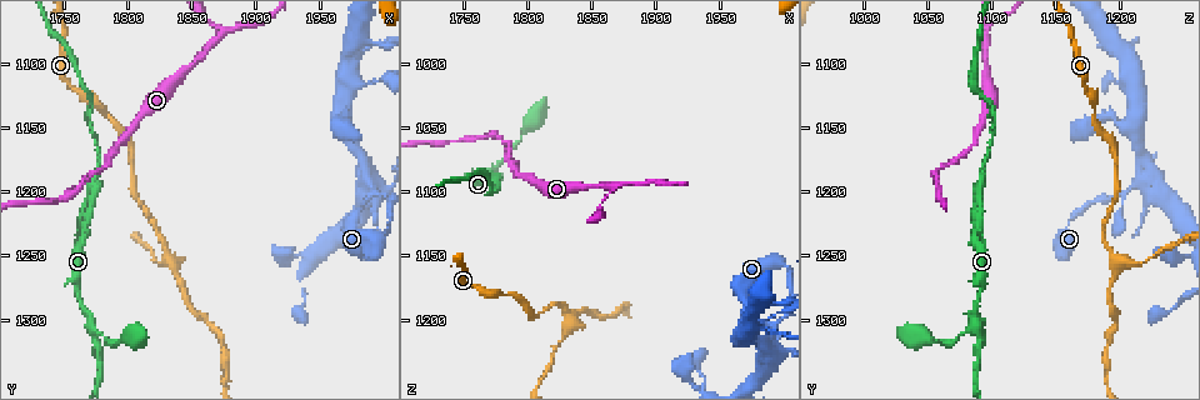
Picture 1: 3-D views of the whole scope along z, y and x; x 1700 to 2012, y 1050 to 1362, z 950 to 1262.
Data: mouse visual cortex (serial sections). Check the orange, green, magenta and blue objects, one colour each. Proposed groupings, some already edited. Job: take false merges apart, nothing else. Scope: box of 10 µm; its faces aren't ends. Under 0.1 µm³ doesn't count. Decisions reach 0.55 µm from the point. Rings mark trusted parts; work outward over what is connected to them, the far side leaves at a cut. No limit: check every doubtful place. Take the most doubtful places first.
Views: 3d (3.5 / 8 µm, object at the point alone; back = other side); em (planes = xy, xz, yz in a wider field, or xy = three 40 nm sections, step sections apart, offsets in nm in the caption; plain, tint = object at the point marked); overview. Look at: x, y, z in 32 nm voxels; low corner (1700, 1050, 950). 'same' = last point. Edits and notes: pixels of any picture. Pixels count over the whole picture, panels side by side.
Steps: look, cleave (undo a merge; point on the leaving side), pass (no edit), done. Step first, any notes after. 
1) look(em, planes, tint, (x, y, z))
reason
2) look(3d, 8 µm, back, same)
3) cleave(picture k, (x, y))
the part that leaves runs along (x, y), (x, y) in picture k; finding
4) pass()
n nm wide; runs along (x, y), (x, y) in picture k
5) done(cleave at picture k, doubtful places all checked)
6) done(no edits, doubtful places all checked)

look(3d, 3.5 µm, back, (1872, 1078, 1096))
side arm on a straight run

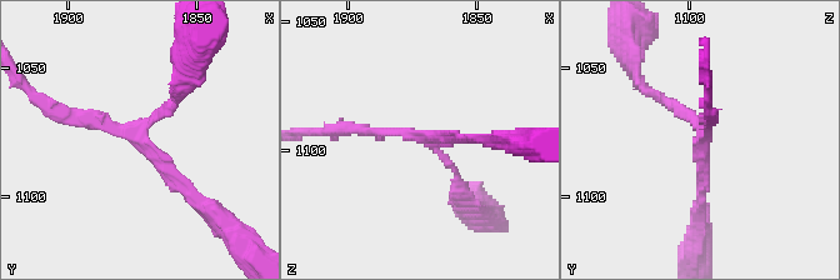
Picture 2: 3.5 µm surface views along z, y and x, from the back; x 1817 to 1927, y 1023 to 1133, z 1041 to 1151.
look(em, planes, tint, (1874, 1077, 1095))

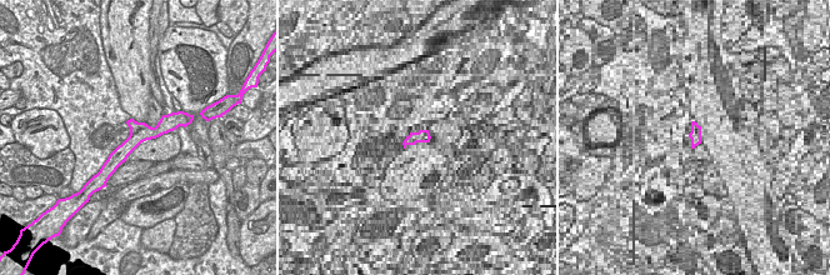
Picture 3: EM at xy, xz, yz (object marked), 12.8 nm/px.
pass()
260 nm wide; runs along (171, 119), (141, 133), (108, 164) in picture 3; one cell here

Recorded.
look(3d, 3.5 µm, (1772, 1306, 1084))
branch point

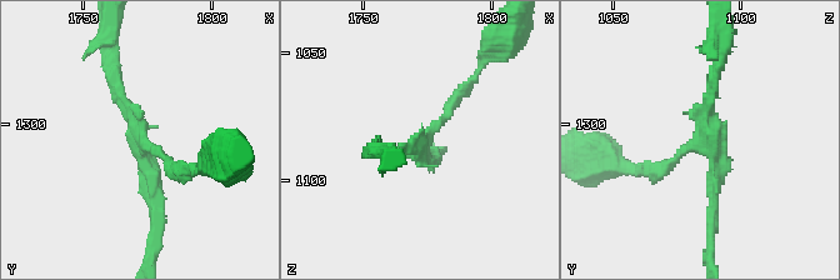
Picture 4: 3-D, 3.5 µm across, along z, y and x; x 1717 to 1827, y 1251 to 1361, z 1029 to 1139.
look(em, xy, step 1, plain, (1772, 1306, 1085))
3 arms; arms of 150, 150, 150 nm

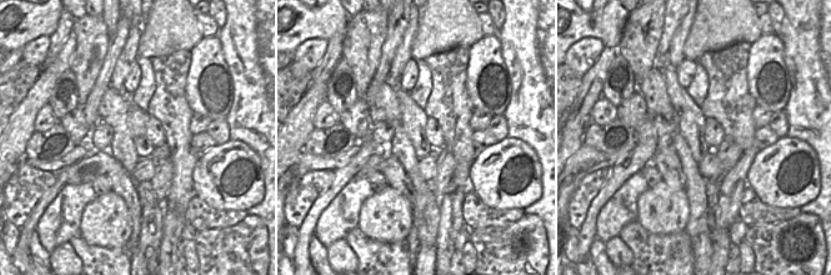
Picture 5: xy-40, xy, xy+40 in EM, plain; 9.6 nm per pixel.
look(em, xy, step 1, tint, same)

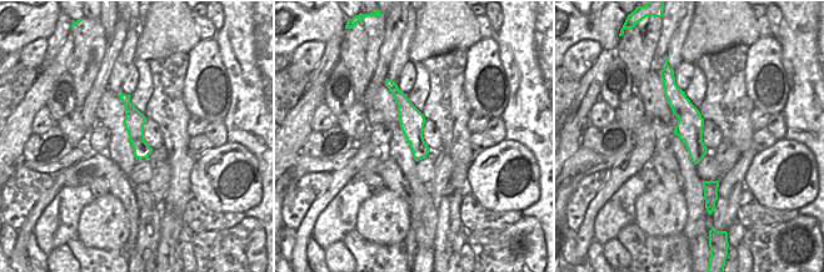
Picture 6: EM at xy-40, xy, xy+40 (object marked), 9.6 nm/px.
pass()
runs along (110, 70), (141, 143), (188, 170) in picture 4; one cell here

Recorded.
look(3d, 3.5 µm, (1992, 1192, 1214))
looks like a crossing

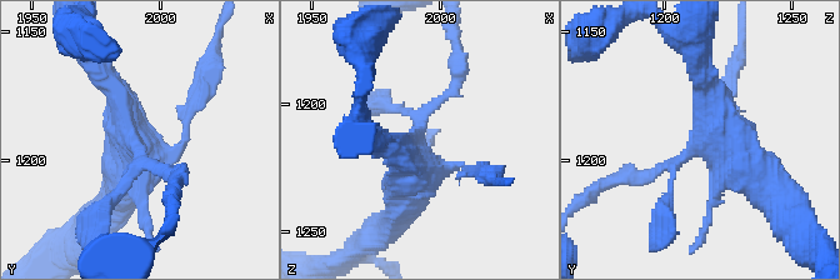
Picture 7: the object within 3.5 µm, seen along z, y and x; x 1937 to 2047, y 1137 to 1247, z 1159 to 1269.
look(em, xy, step 5, tint, (1991, 1193, 1213))

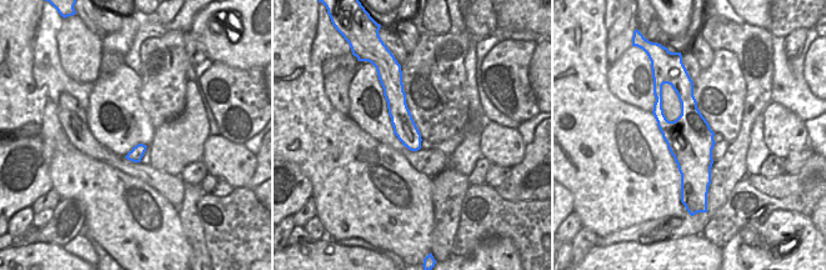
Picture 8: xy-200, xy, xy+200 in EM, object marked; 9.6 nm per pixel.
pass()
runs along (178, 174), (139, 161), (96, 70) in picture 7; all the same cell

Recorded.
done(no edits, doubtful places all checked)

